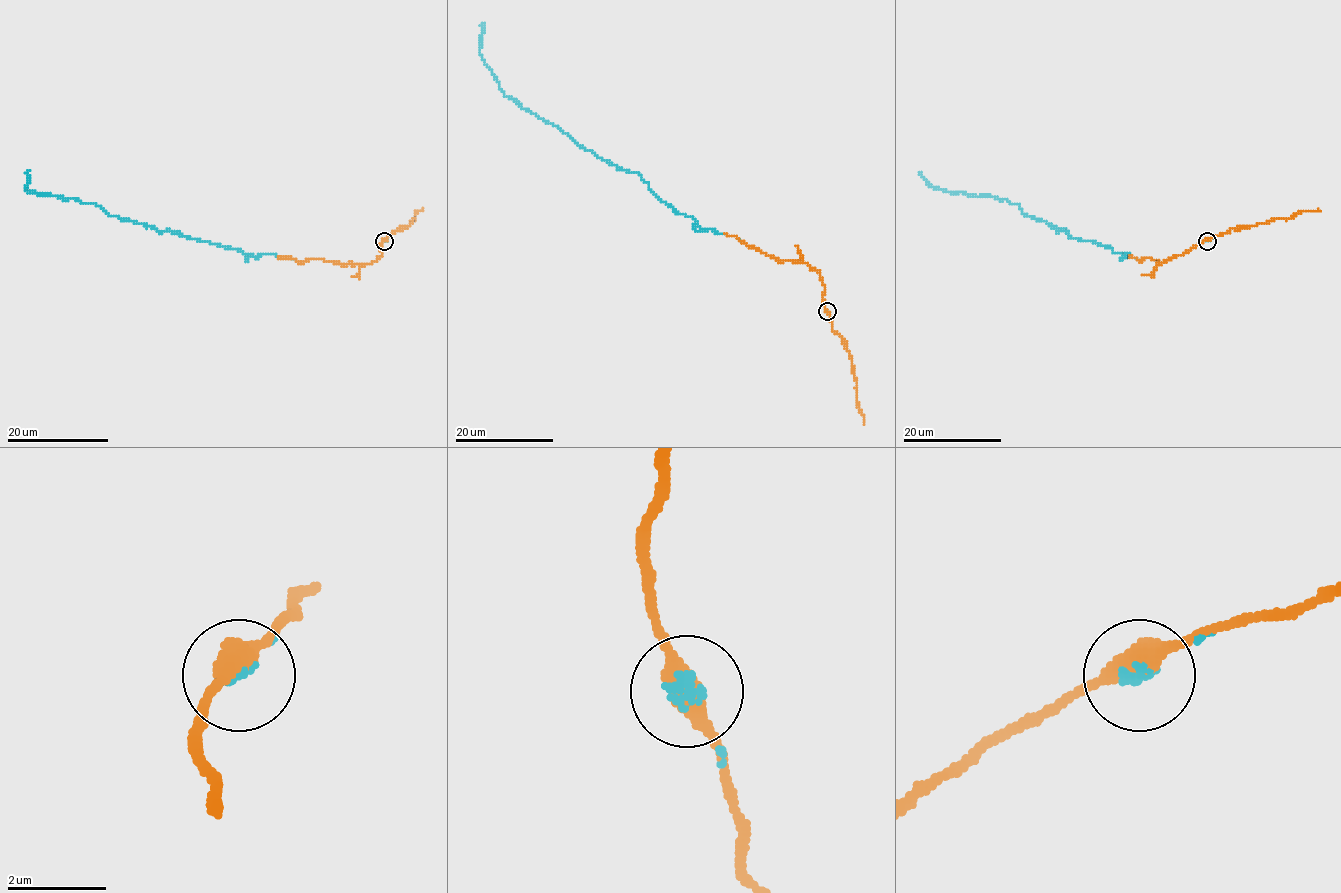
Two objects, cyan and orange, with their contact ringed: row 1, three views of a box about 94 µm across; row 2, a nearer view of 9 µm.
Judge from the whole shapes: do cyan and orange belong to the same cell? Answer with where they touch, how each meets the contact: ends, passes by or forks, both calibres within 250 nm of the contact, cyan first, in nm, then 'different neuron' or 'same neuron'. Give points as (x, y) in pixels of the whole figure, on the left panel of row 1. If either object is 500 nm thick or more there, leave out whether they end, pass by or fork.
place (384, 241); cyan ends; orange passes by; calibres 140 and 440 nm; same neuron

